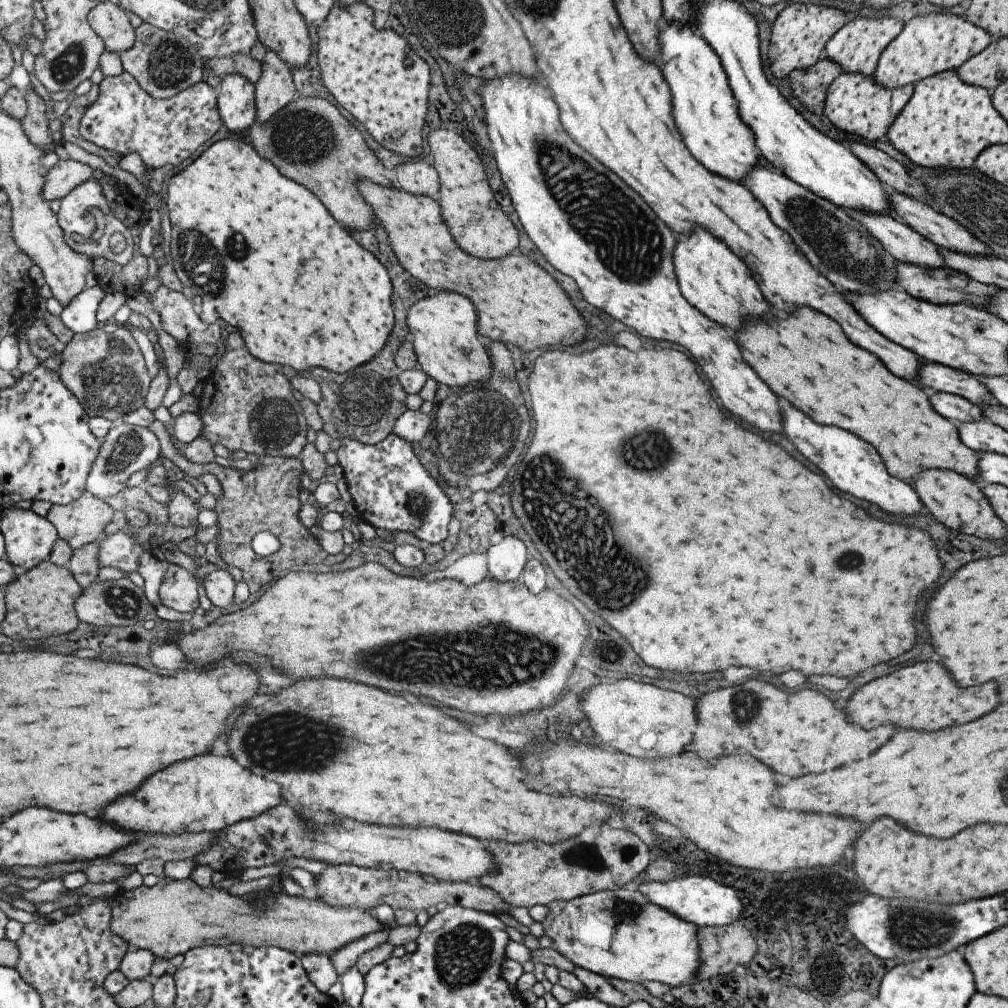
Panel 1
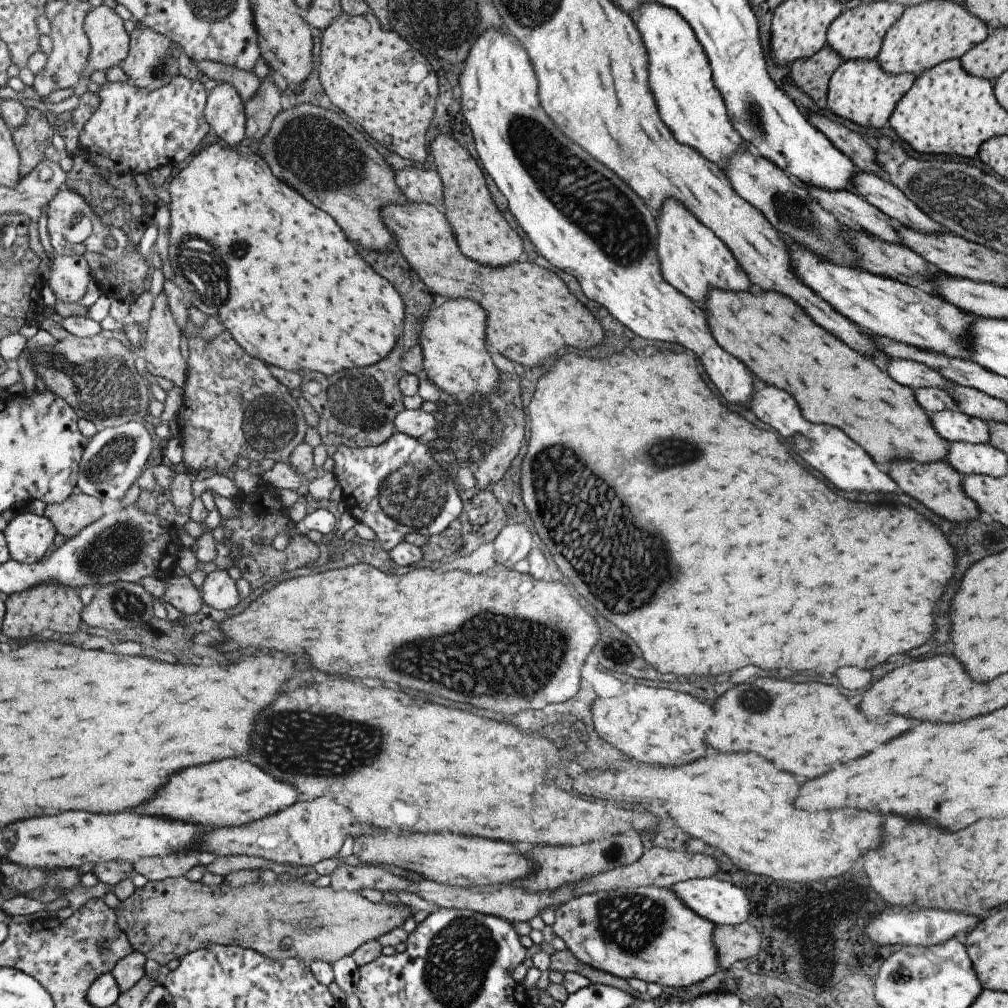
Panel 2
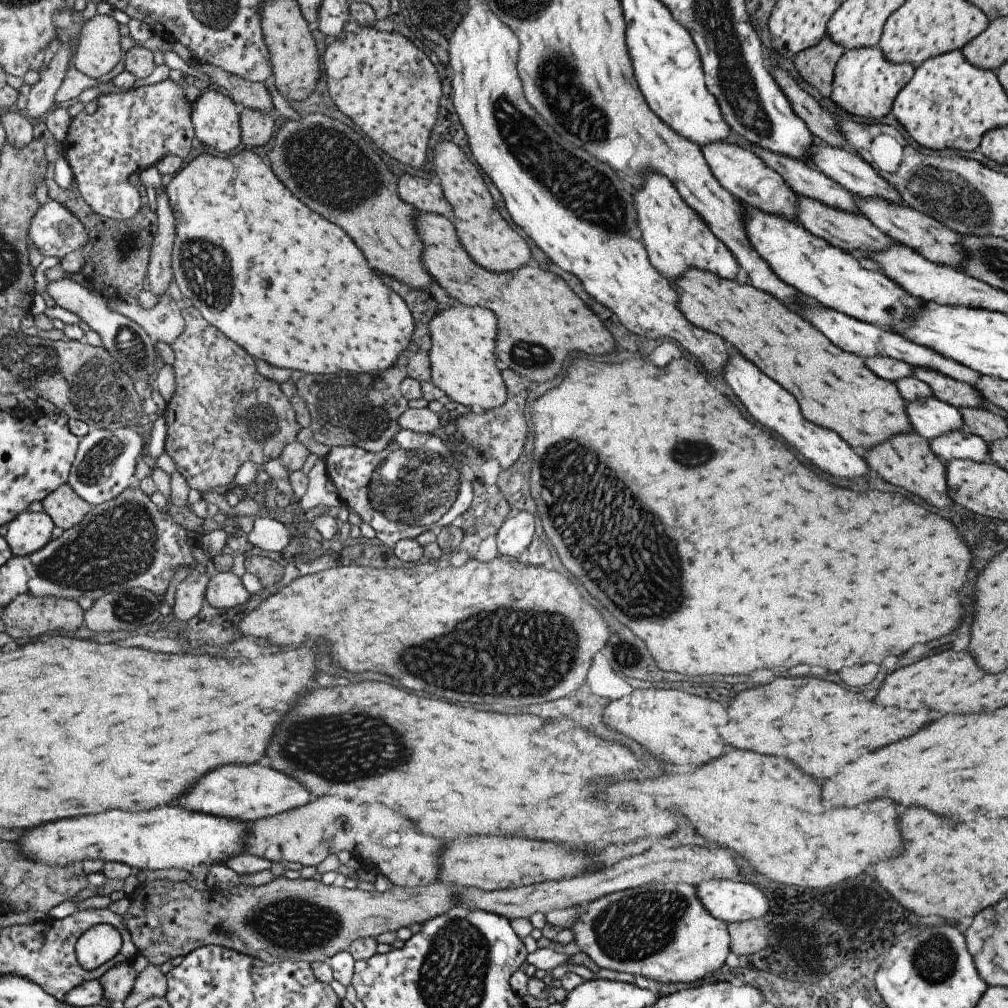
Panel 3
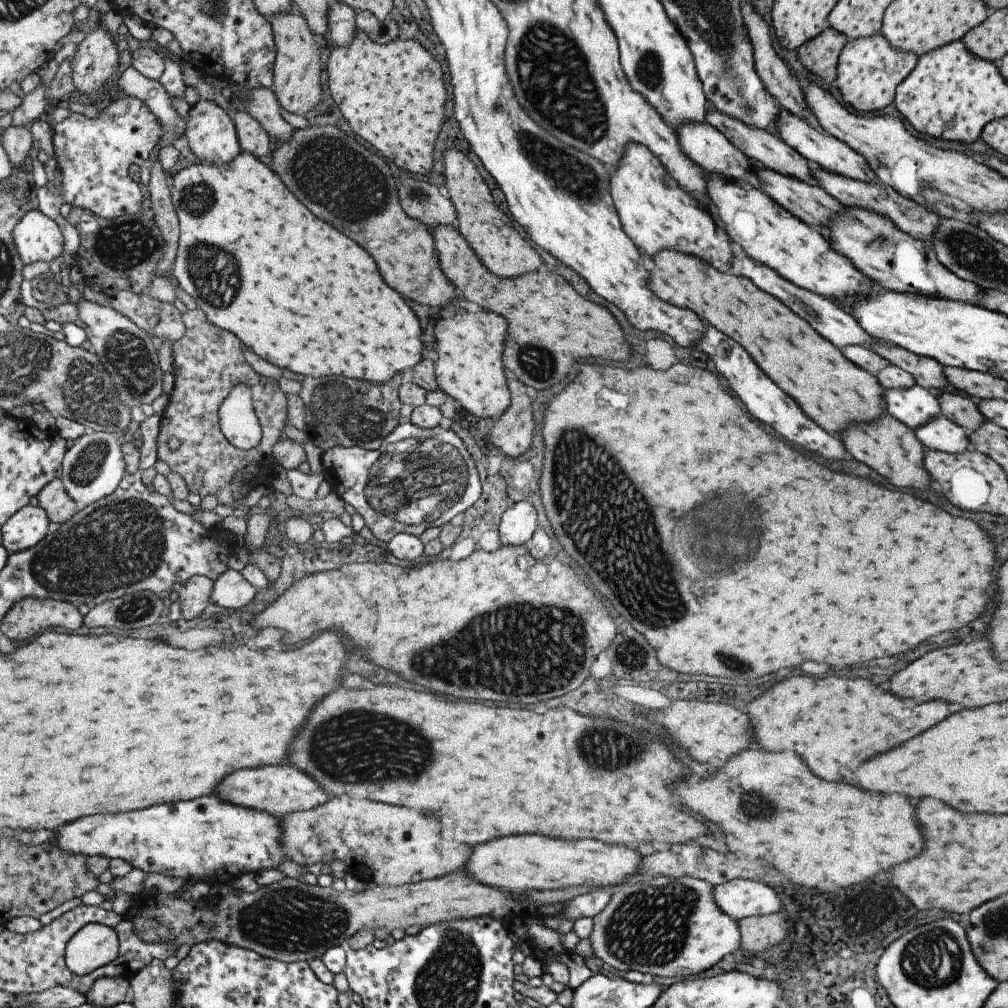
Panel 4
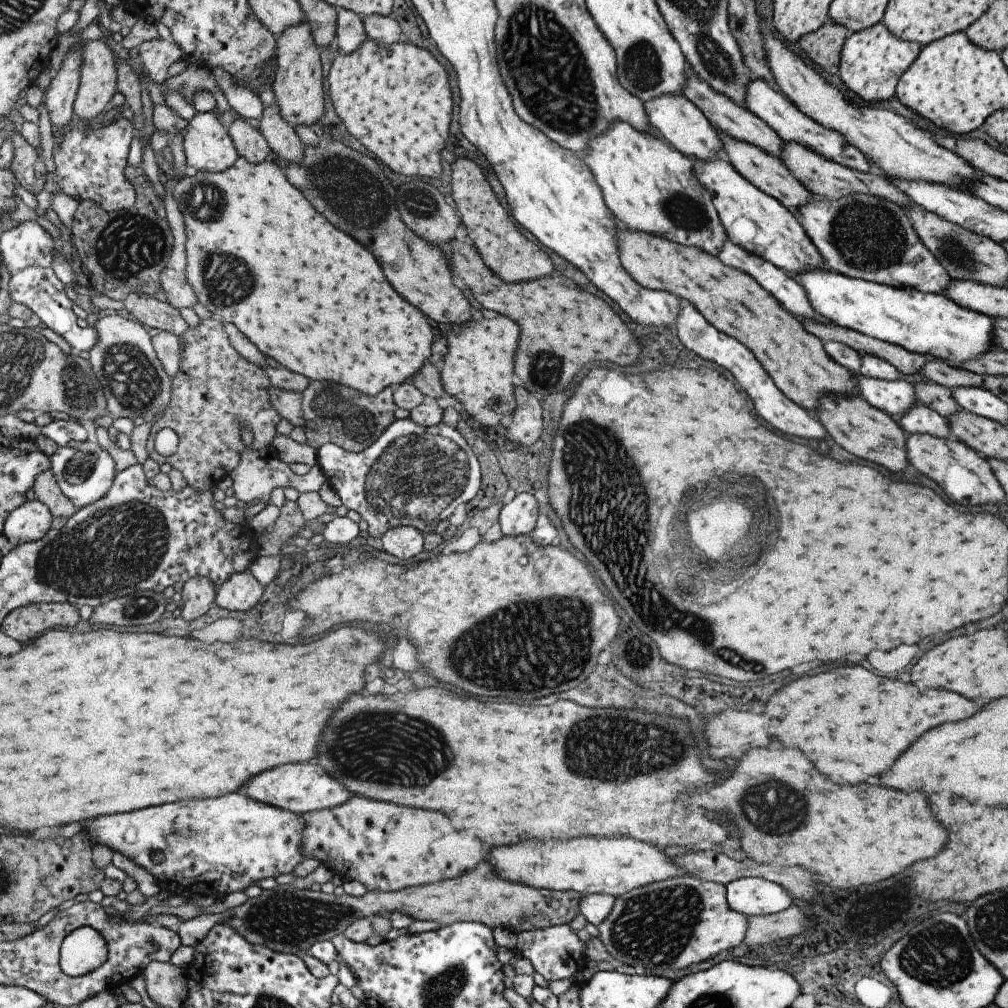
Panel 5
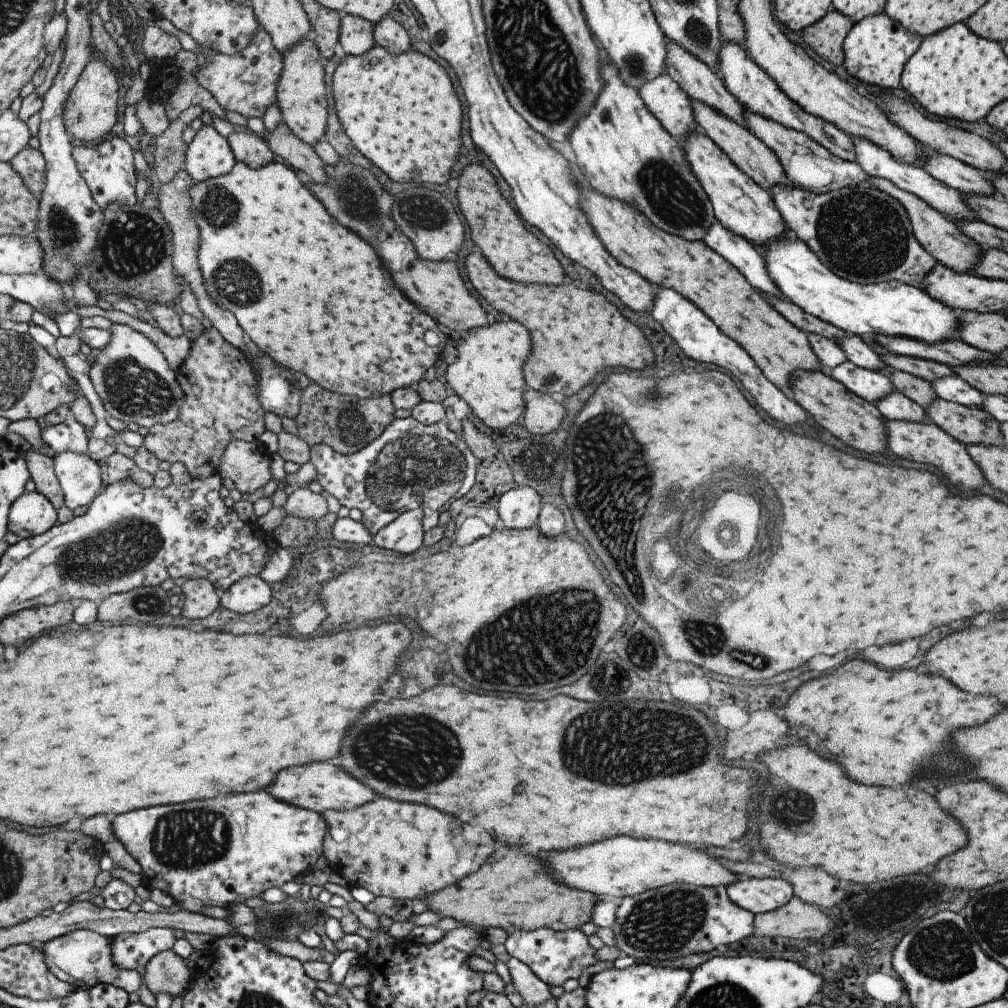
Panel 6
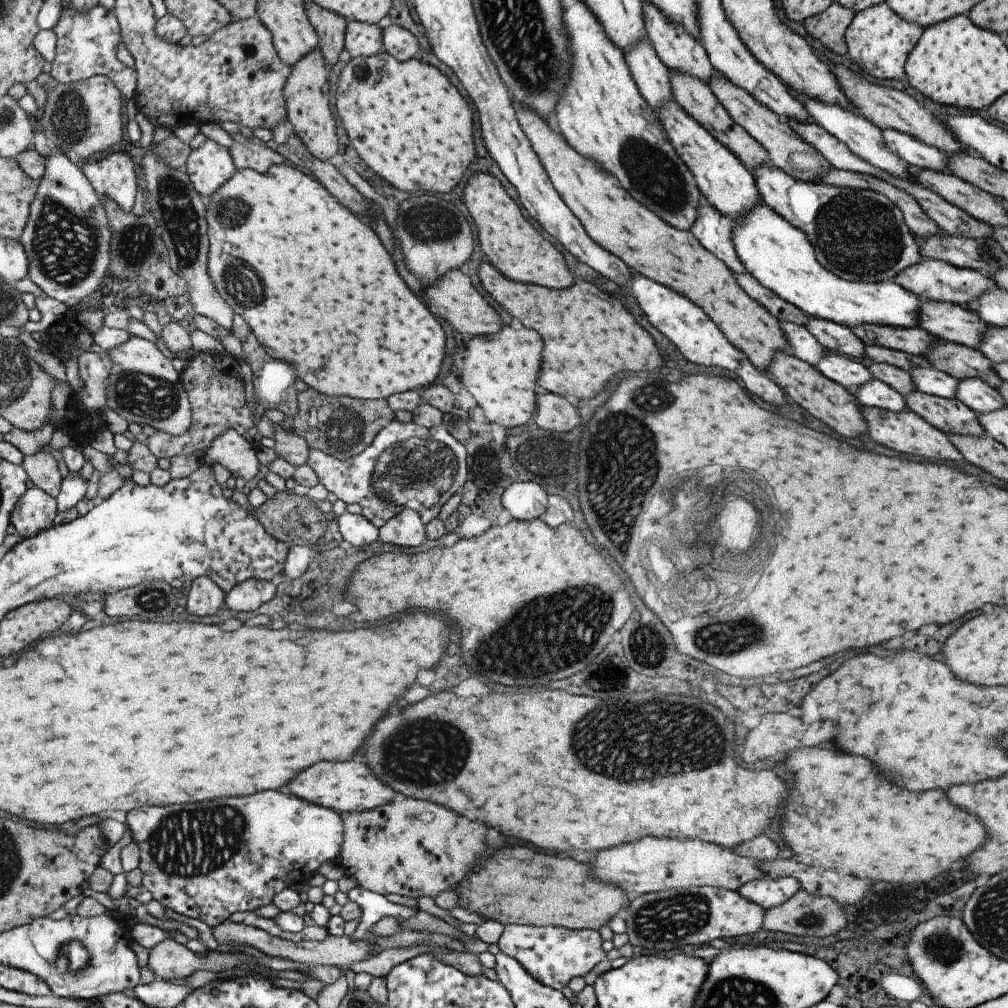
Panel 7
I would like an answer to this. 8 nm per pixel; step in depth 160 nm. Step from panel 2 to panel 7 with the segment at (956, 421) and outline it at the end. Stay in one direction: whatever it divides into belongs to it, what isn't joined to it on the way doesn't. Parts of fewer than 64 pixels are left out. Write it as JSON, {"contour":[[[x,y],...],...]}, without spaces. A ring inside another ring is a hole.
{"contour":[[[825,352],[814,367],[829,380],[851,391],[872,379],[867,367],[839,353]]]}

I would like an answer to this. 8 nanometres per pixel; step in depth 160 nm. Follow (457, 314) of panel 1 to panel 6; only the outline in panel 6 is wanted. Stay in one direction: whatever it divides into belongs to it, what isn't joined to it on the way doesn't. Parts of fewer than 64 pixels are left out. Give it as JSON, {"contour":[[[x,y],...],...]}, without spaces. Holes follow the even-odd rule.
{"contour":[[[513,320],[494,321],[455,341],[457,356],[444,371],[445,386],[465,400],[471,413],[491,430],[505,429],[524,411],[525,384],[522,366],[529,354],[531,342],[527,330]]]}

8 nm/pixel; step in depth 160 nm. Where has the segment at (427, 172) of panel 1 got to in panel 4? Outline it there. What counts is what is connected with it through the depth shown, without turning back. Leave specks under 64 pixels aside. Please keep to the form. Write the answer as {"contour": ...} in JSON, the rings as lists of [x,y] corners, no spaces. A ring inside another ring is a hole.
{"contour":[[[405,178],[397,184],[396,191],[403,212],[427,229],[453,224],[456,218],[454,206],[435,186],[423,180]]]}

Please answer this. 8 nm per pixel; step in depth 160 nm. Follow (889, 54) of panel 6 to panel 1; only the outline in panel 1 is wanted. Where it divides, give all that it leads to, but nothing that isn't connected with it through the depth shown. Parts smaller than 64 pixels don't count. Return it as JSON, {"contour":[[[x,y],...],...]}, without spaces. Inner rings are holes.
{"contour":[[[842,72],[827,87],[822,113],[837,130],[845,134],[855,134],[869,142],[883,141],[889,125],[907,104],[913,87],[914,85],[908,84],[894,89],[883,88],[874,81],[872,76]]]}

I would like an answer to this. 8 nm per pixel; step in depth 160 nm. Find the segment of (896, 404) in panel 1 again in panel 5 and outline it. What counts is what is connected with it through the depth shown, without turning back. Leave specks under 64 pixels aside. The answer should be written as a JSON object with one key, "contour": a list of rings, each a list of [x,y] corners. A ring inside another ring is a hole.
{"contour":[[[618,231],[618,257],[621,266],[642,287],[671,293],[692,304],[697,312],[719,332],[733,336],[746,346],[763,370],[769,374],[775,386],[795,404],[815,415],[818,400],[825,394],[840,397],[857,394],[854,373],[836,363],[824,349],[822,341],[804,329],[800,320],[789,314],[766,290],[763,290],[748,274],[725,266],[717,257],[695,247],[686,247],[667,239],[645,233]]]}

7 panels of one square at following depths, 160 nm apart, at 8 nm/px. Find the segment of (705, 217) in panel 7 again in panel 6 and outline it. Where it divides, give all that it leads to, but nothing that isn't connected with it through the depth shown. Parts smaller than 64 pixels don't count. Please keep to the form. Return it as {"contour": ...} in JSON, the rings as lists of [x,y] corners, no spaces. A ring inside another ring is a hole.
{"contour":[[[717,222],[709,227],[702,241],[721,258],[728,260],[754,289],[763,295],[787,300],[770,280],[764,258],[757,246],[724,229]]]}

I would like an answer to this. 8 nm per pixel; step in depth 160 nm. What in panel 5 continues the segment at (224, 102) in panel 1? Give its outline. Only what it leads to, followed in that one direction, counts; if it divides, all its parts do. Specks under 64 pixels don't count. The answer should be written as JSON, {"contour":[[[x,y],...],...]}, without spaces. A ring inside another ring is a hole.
{"contour":[[[195,111],[195,114],[187,121],[187,126],[184,128],[182,136],[182,146],[186,163],[189,166],[193,166],[197,171],[216,173],[229,168],[237,160],[237,151],[233,146],[228,132],[219,123],[219,117],[216,111]]]}

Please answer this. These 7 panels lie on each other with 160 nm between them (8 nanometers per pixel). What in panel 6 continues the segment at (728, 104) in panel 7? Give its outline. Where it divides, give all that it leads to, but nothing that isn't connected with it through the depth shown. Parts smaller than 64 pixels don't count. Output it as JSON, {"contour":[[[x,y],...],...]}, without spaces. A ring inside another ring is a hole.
{"contour":[[[744,110],[744,126],[751,131],[773,154],[783,167],[784,175],[791,186],[812,193],[826,193],[840,188],[852,187],[860,182],[867,181],[869,176],[865,174],[859,165],[853,161],[844,161],[833,156],[820,144],[811,140],[806,134],[767,120],[765,117]]]}

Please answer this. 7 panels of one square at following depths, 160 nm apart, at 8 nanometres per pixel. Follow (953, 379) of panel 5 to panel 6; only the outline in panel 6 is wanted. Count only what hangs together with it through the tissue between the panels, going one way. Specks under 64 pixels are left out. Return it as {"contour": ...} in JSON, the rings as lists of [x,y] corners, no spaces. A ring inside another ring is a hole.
{"contour":[[[887,353],[881,355],[880,359],[887,366],[892,366],[895,371],[901,371],[932,383],[934,380],[955,375],[950,366],[935,361],[904,357],[903,355],[892,355]]]}

